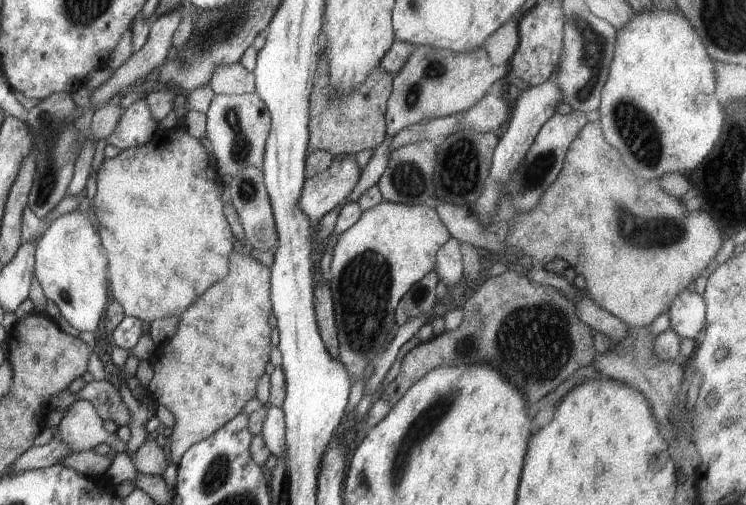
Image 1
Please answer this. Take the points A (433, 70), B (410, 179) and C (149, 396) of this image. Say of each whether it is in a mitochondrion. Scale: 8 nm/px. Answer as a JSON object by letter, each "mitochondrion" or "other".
{"A":"mitochondrion","B":"mitochondrion","C":"other"}

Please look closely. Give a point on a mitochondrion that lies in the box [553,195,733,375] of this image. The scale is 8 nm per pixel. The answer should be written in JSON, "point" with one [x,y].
{"point":[645,234]}

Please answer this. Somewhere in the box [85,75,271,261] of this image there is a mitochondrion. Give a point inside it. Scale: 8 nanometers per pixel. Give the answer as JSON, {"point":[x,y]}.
{"point":[241,149]}

